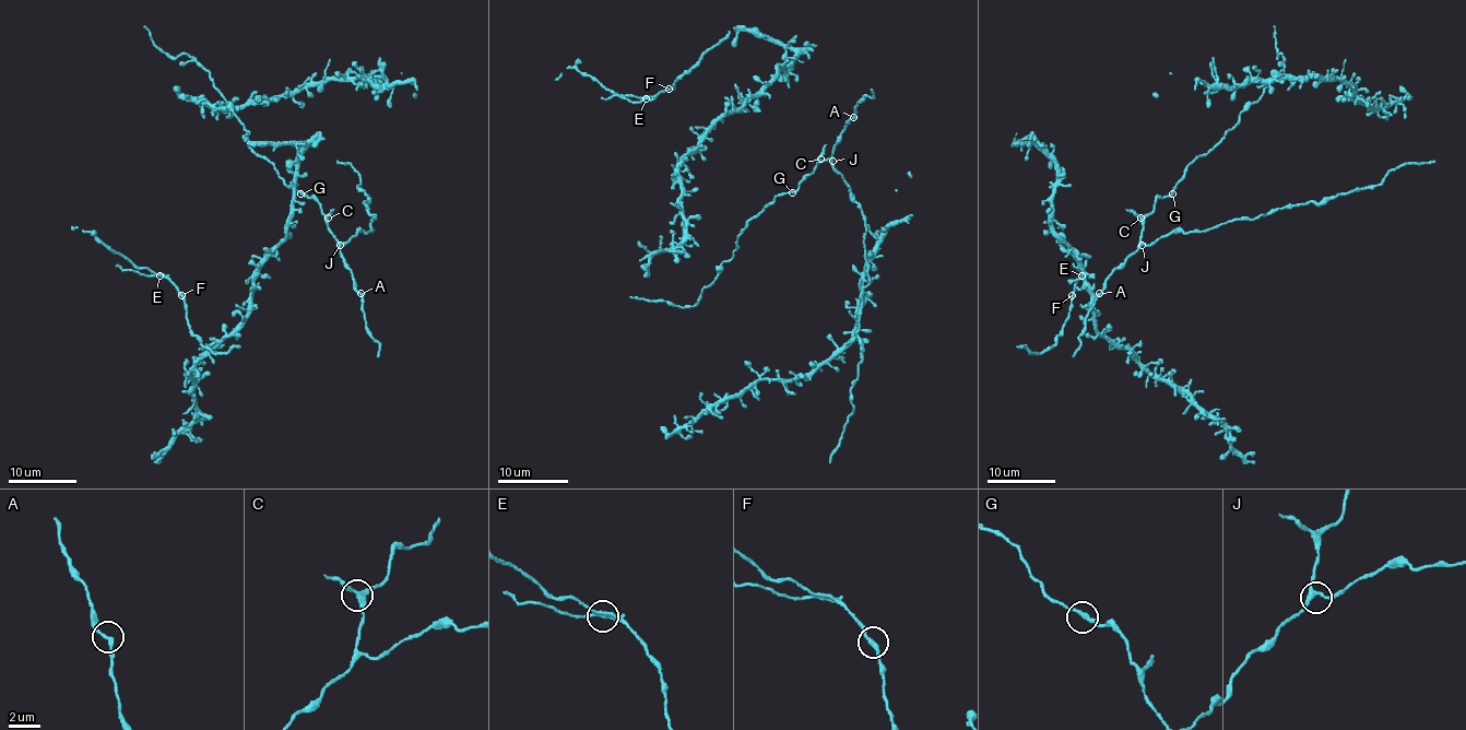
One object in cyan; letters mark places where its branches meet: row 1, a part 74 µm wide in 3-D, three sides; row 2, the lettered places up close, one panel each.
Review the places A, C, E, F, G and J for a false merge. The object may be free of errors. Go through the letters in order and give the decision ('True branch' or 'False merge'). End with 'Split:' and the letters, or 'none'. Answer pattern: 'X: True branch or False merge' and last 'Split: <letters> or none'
A: True branch
C: True branch
E: False merge
F: True branch
G: True branch
J: True branch
Split: E

